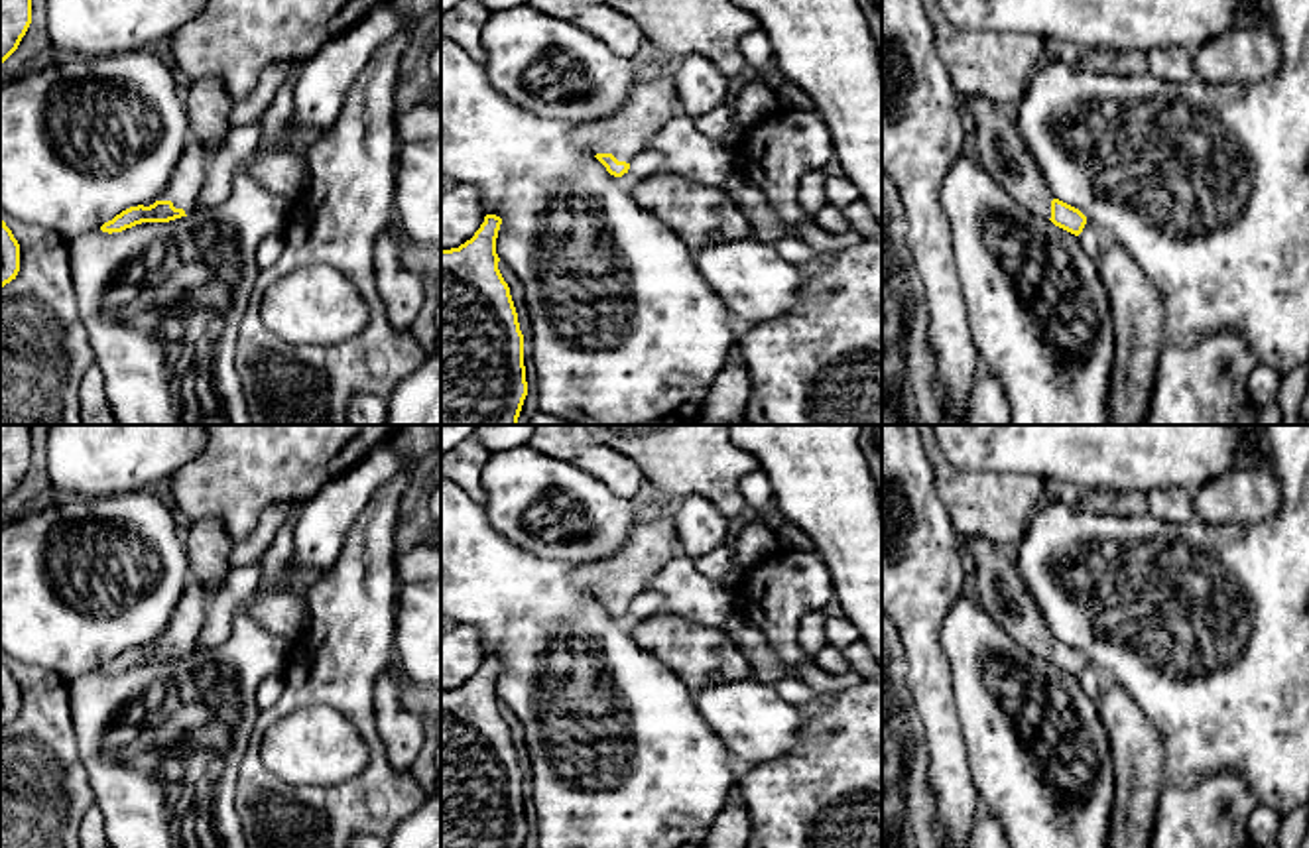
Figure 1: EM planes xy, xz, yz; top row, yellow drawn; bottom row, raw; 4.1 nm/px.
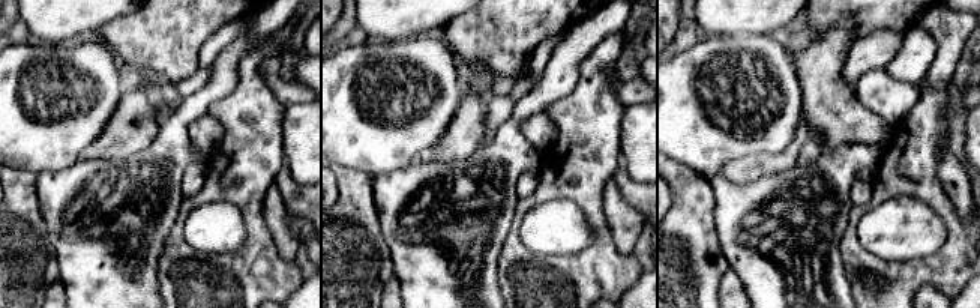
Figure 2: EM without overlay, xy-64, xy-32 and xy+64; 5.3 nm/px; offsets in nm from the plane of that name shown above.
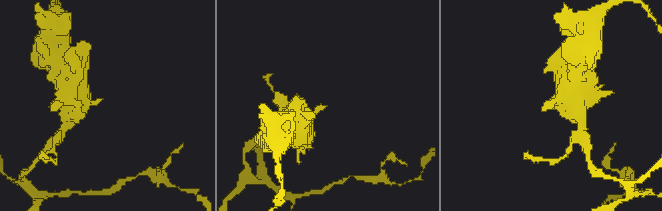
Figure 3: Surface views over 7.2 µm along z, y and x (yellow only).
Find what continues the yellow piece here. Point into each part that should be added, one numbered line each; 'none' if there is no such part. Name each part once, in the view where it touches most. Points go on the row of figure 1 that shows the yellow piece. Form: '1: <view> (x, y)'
1: xy (187, 178)

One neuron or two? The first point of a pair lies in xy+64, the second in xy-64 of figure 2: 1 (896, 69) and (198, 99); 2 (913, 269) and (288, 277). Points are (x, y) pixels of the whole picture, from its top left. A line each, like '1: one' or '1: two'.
1: one
2: one

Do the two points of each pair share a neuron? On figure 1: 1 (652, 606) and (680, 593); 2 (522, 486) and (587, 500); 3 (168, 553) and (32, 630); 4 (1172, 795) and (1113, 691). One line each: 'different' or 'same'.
1: different
2: same
3: same
4: different

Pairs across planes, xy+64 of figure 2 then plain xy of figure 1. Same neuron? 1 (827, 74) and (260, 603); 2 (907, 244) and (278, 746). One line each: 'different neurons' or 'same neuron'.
1: same neuron
2: same neuron

